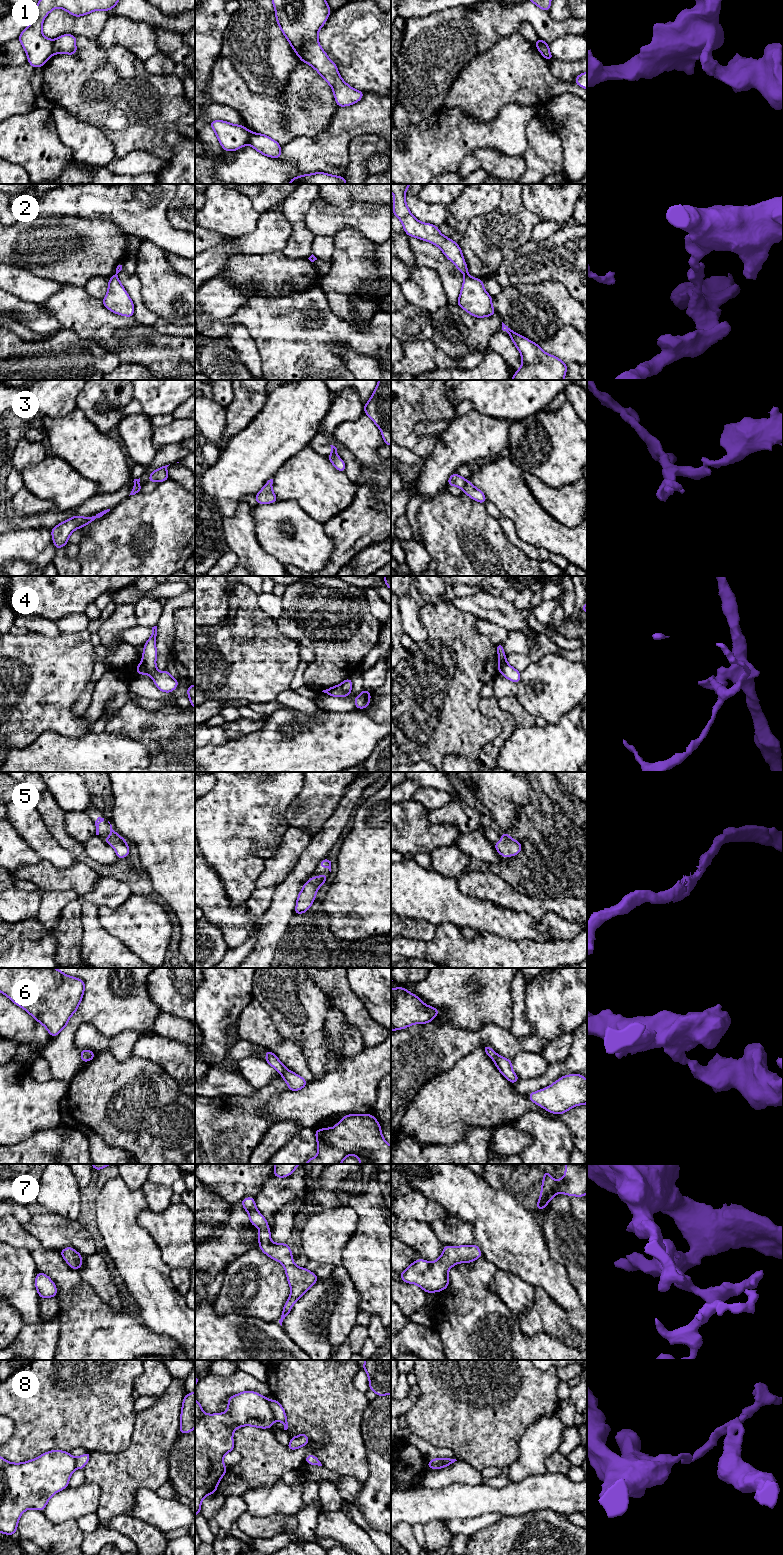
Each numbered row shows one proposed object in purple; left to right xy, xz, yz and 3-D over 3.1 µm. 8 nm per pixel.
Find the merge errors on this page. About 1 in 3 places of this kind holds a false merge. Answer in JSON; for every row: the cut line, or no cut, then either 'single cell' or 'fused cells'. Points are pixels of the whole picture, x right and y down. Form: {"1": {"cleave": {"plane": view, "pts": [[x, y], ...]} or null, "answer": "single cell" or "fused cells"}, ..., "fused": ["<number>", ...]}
{"1": {"cleave": {"plane": "xy", "pts": [[54, 40], [52, 53]]}, "answer": "fused cells"}, "2": {"cleave": {"plane": "yz", "pts": [[467, 273], [464, 275]]}, "answer": "fused cells"}, "3": {"cleave": {"plane": "yz", "pts": [[466, 480], [463, 488]]}, "answer": "fused cells"}, "4": {"cleave": {"plane": "xy", "pts": [[141, 662], [148, 672], [153, 672], [156, 669]]}, "answer": "fused cells"}, "5": {"cleave": null, "answer": "single cell"}, "6": {"cleave": null, "answer": "single cell"}, "7": {"cleave": null, "answer": "single cell"}, "8": {"cleave": {"plane": "xz", "pts": [[268, 1401], [275, 1419]]}, "answer": "fused cells"}, "fused": ["1", "2", "3", "4", "8"]}

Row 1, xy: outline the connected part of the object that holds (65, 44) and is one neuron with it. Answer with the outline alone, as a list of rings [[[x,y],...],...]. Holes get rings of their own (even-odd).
[[[64,34],[54,40],[53,54],[70,54],[75,55],[76,36],[71,34]]]

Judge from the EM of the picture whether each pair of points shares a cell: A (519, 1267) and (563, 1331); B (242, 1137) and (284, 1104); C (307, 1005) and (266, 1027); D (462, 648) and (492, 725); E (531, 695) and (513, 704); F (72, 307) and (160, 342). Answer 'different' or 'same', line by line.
A: different
B: different
C: different
D: same
E: different
F: same

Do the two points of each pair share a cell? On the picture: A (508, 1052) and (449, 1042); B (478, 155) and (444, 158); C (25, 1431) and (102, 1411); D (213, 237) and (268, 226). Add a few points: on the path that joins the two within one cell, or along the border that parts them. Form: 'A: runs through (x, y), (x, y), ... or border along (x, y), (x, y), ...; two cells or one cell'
A: runs through (493, 1037), (480, 1037), (464, 1041); one cell
B: border along (488, 148), (476, 148), (471, 151), (457, 171); two cells
C: runs through (44, 1421), (53, 1412), (83, 1411); one cell
D: border along (228, 237), (226, 243), (210, 247), (207, 250); two cells

